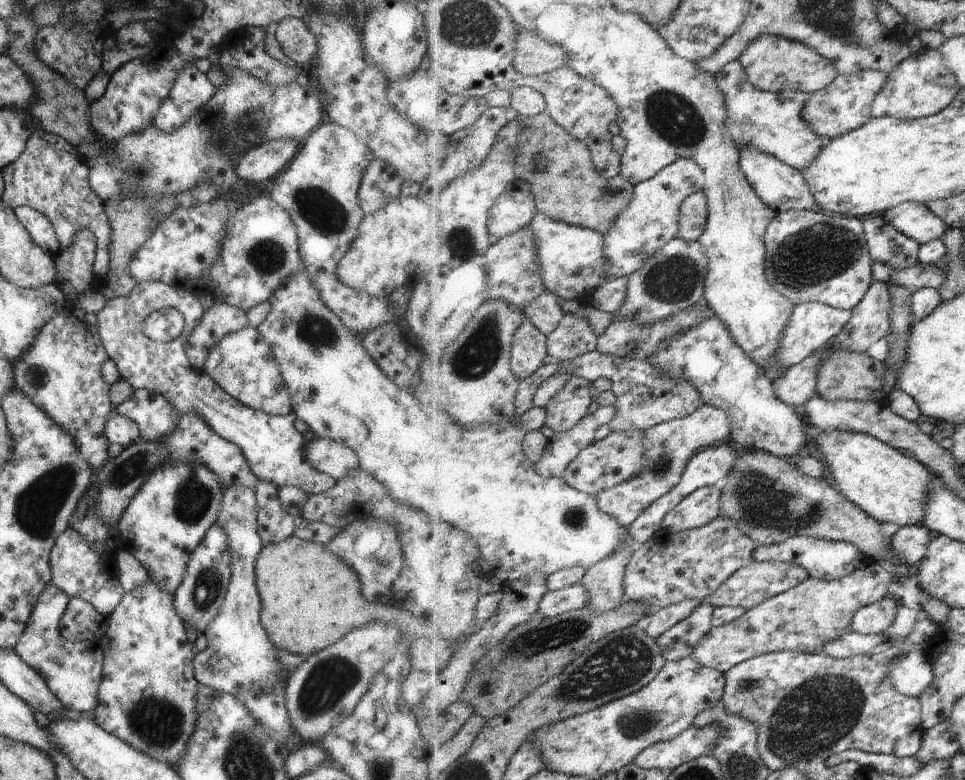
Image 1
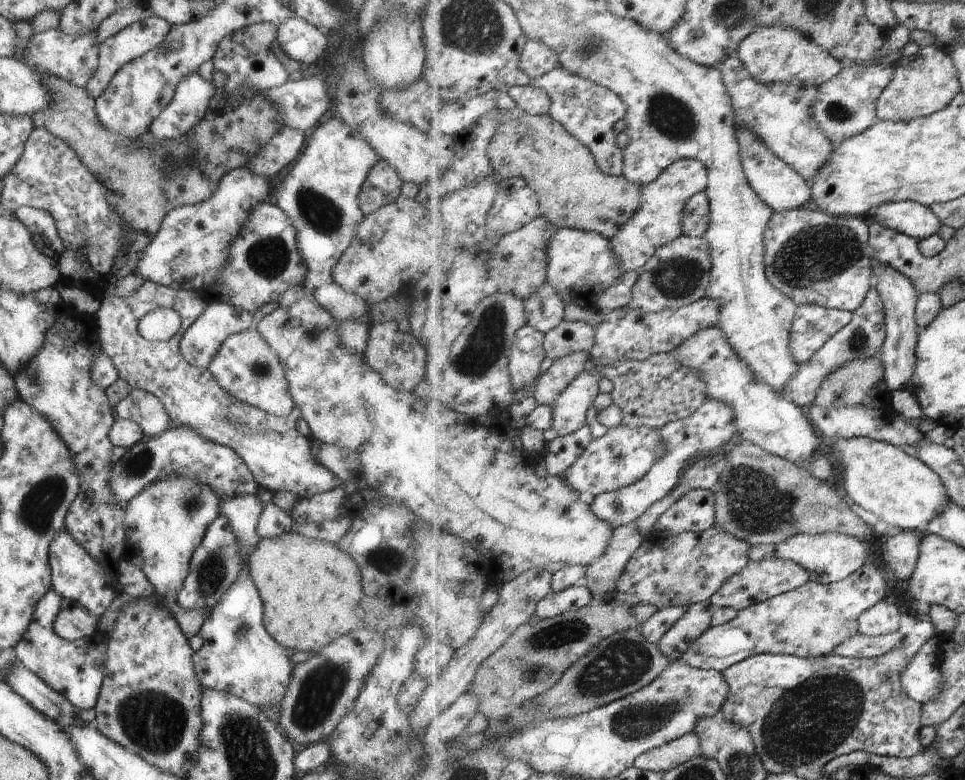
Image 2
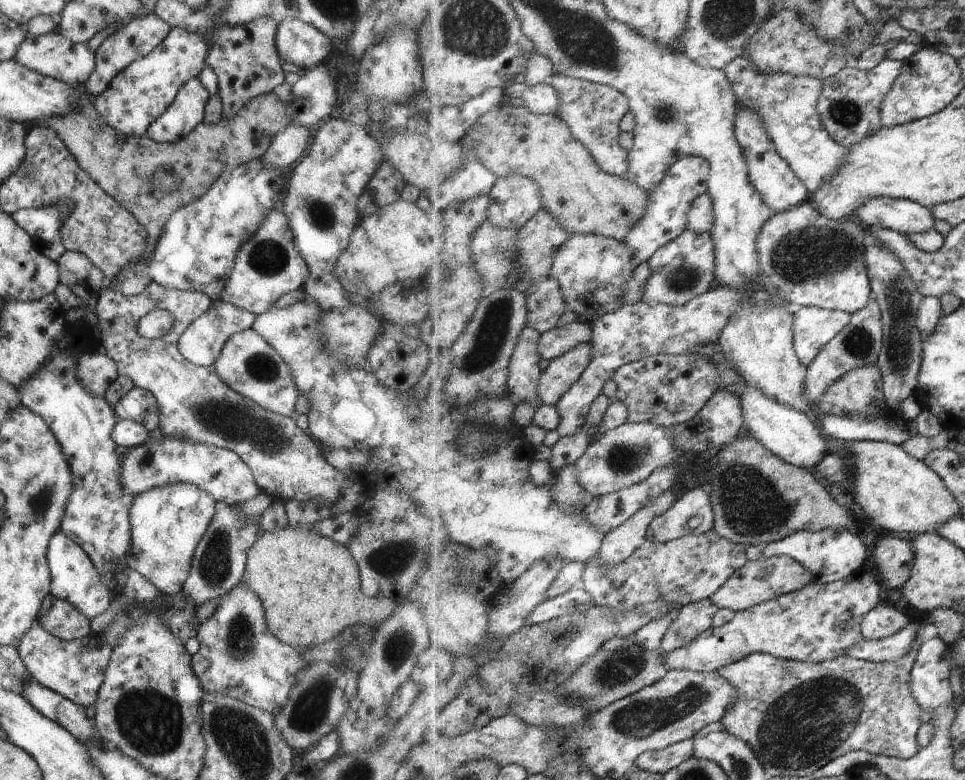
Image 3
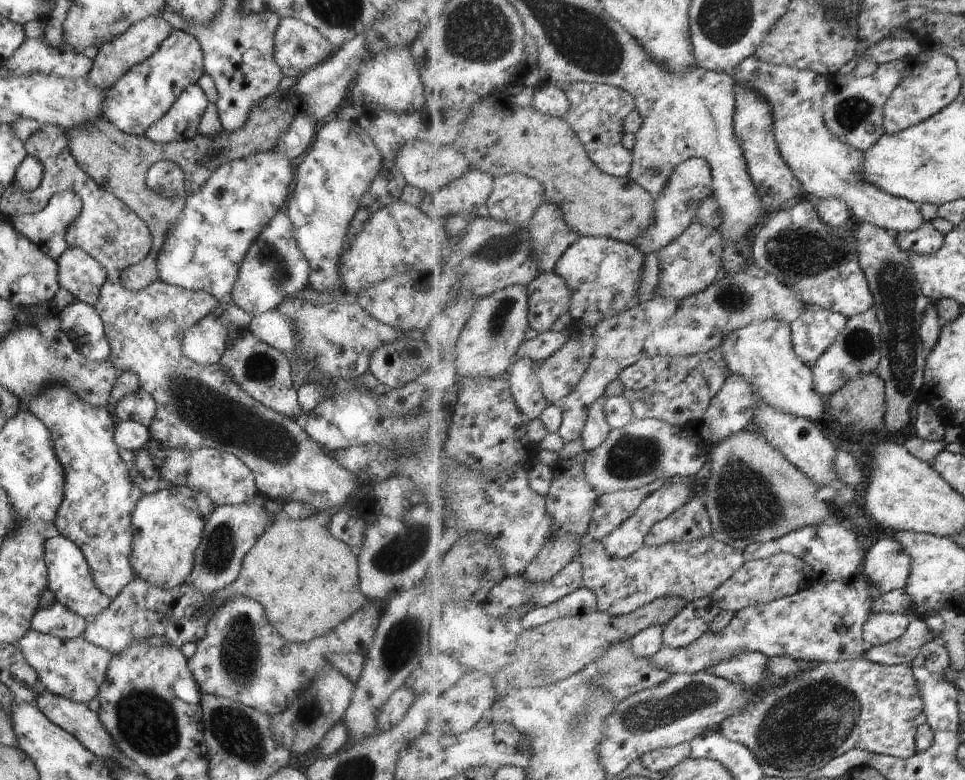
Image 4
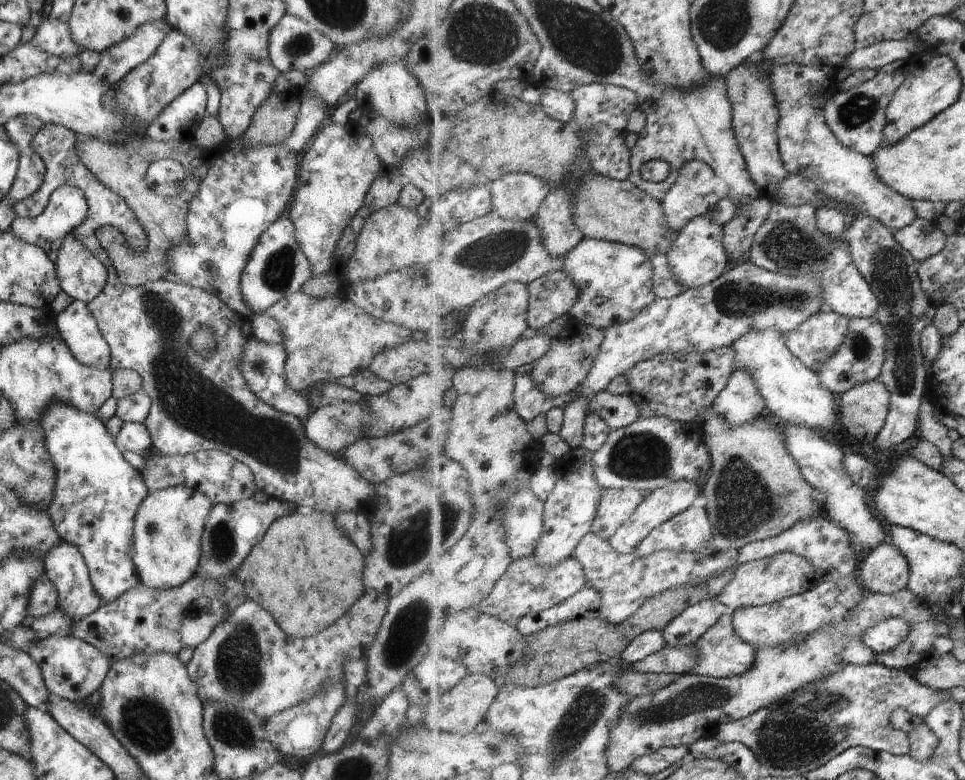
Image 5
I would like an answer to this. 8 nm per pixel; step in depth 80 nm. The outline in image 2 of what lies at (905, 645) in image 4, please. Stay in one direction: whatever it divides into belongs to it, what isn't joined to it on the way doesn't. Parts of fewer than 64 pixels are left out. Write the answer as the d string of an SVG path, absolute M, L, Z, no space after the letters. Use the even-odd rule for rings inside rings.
M898 631L880 637L872 637L859 632L847 642L840 644L839 648L833 651L833 655L856 659L879 658L899 648L904 643L905 637Z

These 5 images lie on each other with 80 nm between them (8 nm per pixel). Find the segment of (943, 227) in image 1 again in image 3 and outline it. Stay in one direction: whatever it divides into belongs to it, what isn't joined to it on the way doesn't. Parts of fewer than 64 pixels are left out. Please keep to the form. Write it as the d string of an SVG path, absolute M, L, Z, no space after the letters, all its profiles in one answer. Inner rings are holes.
M869 198L855 217L869 228L877 226L907 235L931 232L937 224L931 208L907 199Z

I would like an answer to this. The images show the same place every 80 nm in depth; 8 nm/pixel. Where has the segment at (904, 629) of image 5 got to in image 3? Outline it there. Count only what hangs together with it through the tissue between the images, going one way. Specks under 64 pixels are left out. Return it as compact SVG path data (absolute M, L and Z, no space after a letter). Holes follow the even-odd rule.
M880 603L868 616L865 616L862 624L864 638L869 640L882 640L894 636L904 630L909 618L904 612L888 603Z

